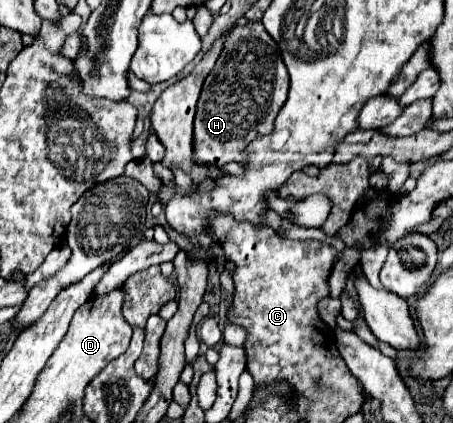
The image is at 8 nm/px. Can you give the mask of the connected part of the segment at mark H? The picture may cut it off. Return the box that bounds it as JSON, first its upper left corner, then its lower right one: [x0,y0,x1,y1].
[194,23,288,167]

